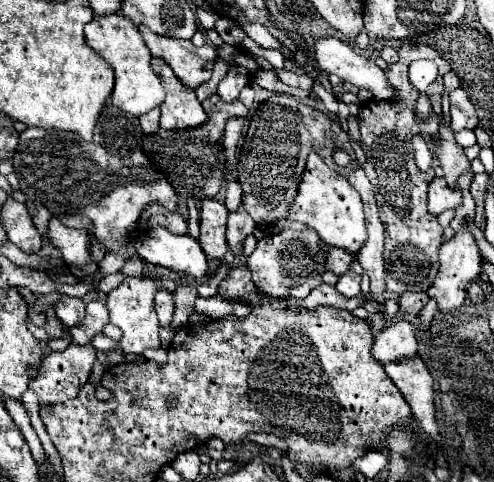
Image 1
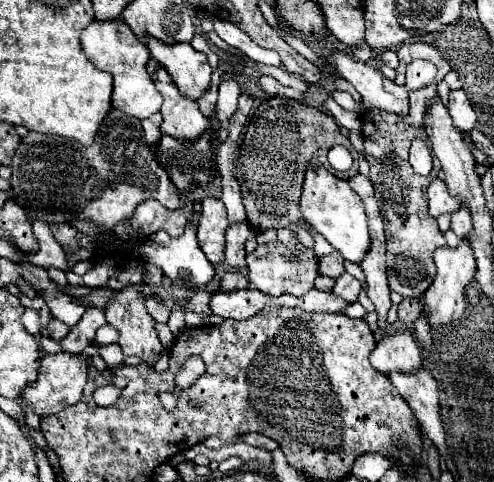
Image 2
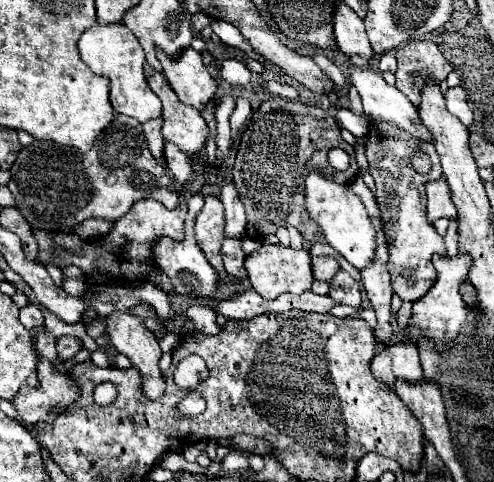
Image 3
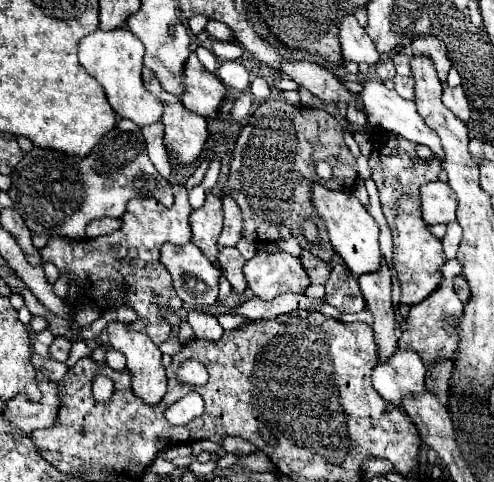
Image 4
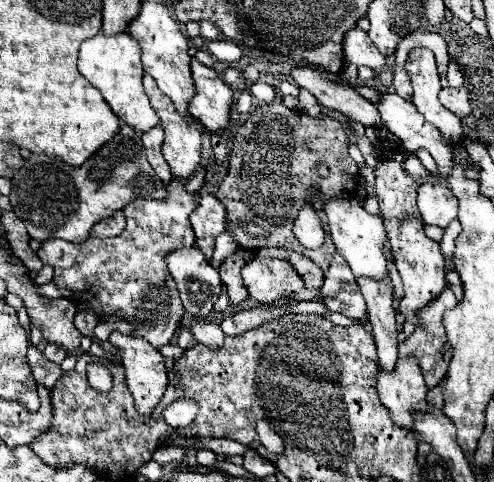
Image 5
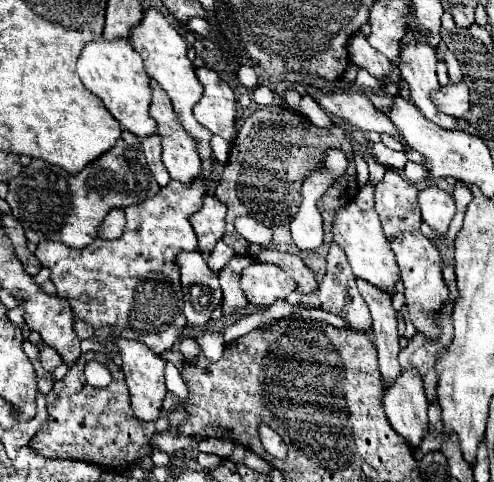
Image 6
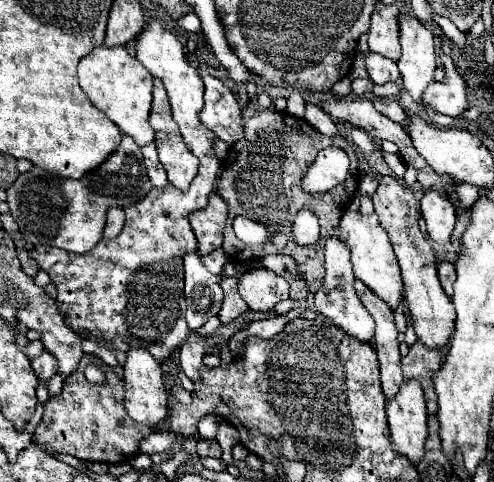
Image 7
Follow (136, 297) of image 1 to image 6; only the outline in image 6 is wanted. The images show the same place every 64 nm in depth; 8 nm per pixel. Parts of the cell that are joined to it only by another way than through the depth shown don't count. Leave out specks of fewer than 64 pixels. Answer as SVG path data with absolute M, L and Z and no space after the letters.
M112 338L116 348L122 356L122 372L126 376L126 384L130 390L130 404L134 410L134 416L140 420L156 420L158 412L162 408L162 400L166 396L166 384L164 384L164 360L152 352L144 342L138 340L126 340L126 338Z

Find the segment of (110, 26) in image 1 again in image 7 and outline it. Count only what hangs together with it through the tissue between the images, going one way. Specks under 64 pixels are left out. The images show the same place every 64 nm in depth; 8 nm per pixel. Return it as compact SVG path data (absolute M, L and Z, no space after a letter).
M102 44L102 46L92 48L92 52L88 56L84 56L84 60L80 60L80 64L78 64L78 78L80 78L80 86L86 92L86 96L90 98L90 102L96 104L124 134L134 138L134 142L138 146L146 146L148 142L154 140L152 126L148 124L148 114L150 114L150 104L152 104L152 76L148 70L144 70L140 60L136 60L136 56L132 56L126 50L126 46L108 48L106 44Z

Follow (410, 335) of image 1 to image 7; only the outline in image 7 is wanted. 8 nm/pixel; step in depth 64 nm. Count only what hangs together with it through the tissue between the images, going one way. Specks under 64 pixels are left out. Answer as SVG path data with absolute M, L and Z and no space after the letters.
M404 380L400 392L392 400L386 400L386 414L394 450L418 464L424 456L424 440L428 436L426 402L420 382Z

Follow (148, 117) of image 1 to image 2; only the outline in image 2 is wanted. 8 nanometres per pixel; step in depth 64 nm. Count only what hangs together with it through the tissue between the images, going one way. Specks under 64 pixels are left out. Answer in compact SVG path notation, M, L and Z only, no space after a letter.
M160 112L152 114L152 118L146 118L142 122L142 128L144 128L144 136L146 136L146 142L152 146L158 142L158 136L160 136L160 122L162 122L162 116Z

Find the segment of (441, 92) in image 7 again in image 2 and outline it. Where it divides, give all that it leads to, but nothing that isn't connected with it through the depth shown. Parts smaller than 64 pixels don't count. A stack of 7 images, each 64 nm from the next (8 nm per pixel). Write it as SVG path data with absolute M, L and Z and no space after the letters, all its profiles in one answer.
M452 90L450 92L450 102L448 102L448 112L456 124L458 130L470 132L476 126L476 114L472 110L470 100L466 98L464 90Z

